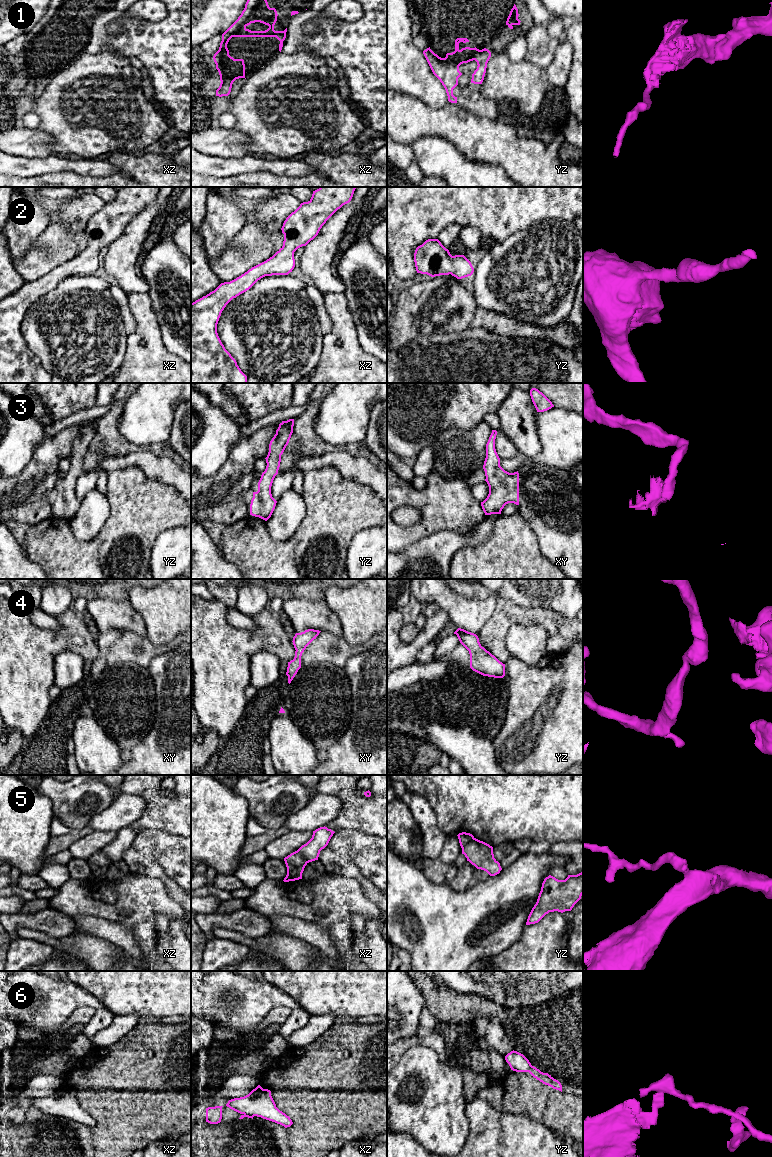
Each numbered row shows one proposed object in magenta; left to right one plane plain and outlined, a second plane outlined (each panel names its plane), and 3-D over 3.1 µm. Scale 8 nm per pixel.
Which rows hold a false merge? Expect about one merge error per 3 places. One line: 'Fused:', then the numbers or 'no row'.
Fused: 1, 5, 6

